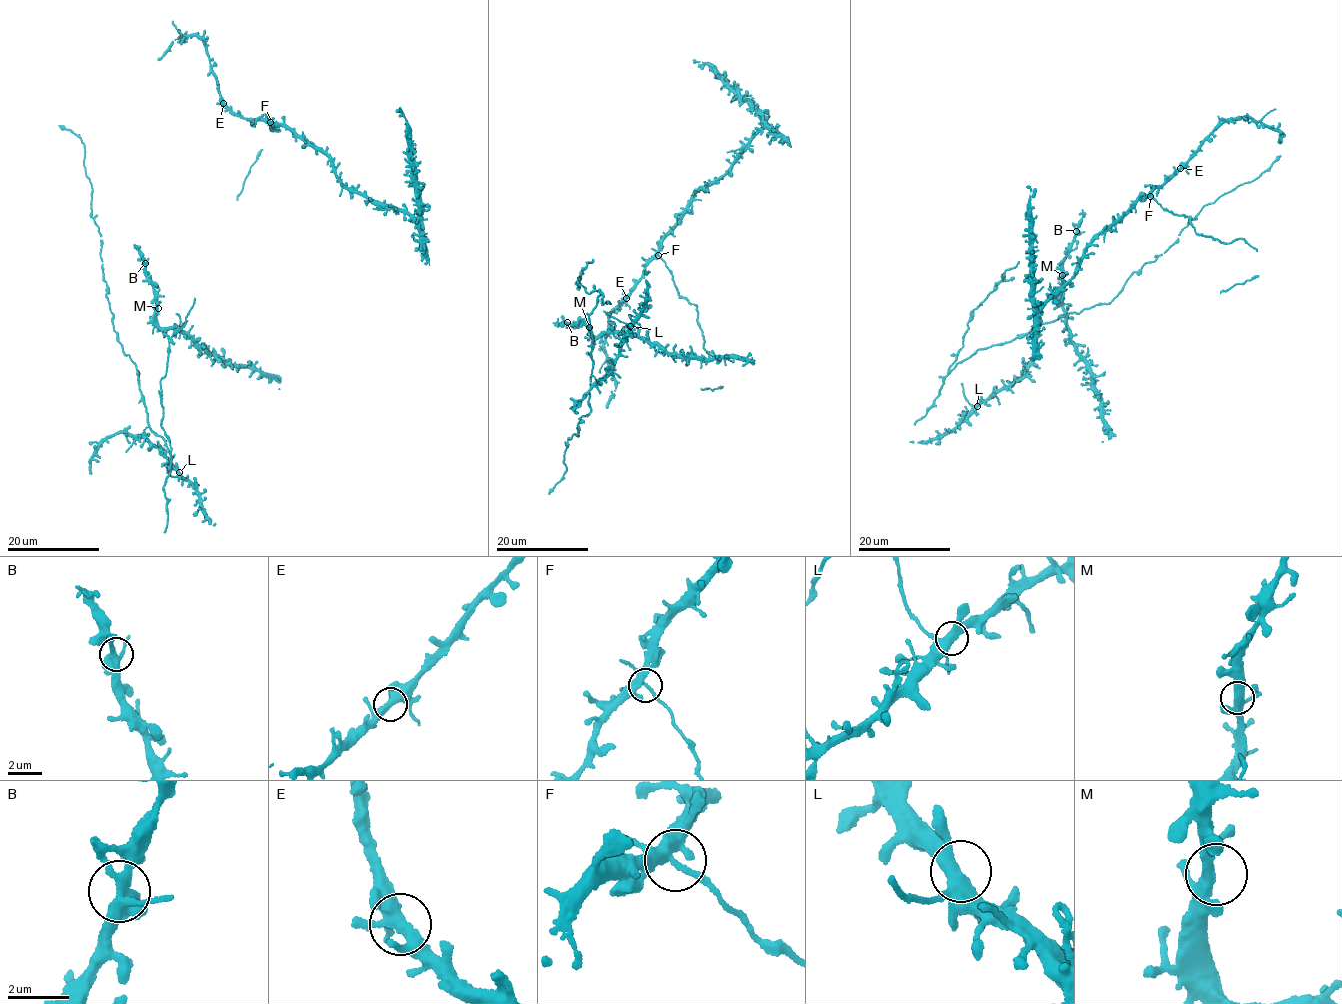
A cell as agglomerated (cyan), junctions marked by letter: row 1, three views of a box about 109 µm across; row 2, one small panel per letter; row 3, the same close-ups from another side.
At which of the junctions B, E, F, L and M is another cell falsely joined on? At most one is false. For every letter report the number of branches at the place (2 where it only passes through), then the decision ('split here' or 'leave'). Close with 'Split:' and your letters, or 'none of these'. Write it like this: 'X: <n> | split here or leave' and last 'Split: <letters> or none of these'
B: 5 | leave
E: 4 | leave
F: 5 | split here
L: 5 | leave
M: 4 | leave
Split: F

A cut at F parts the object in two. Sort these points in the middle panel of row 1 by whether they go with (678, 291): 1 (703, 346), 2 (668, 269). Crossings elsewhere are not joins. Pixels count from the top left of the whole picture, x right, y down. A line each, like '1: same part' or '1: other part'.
1: same part
2: same part

